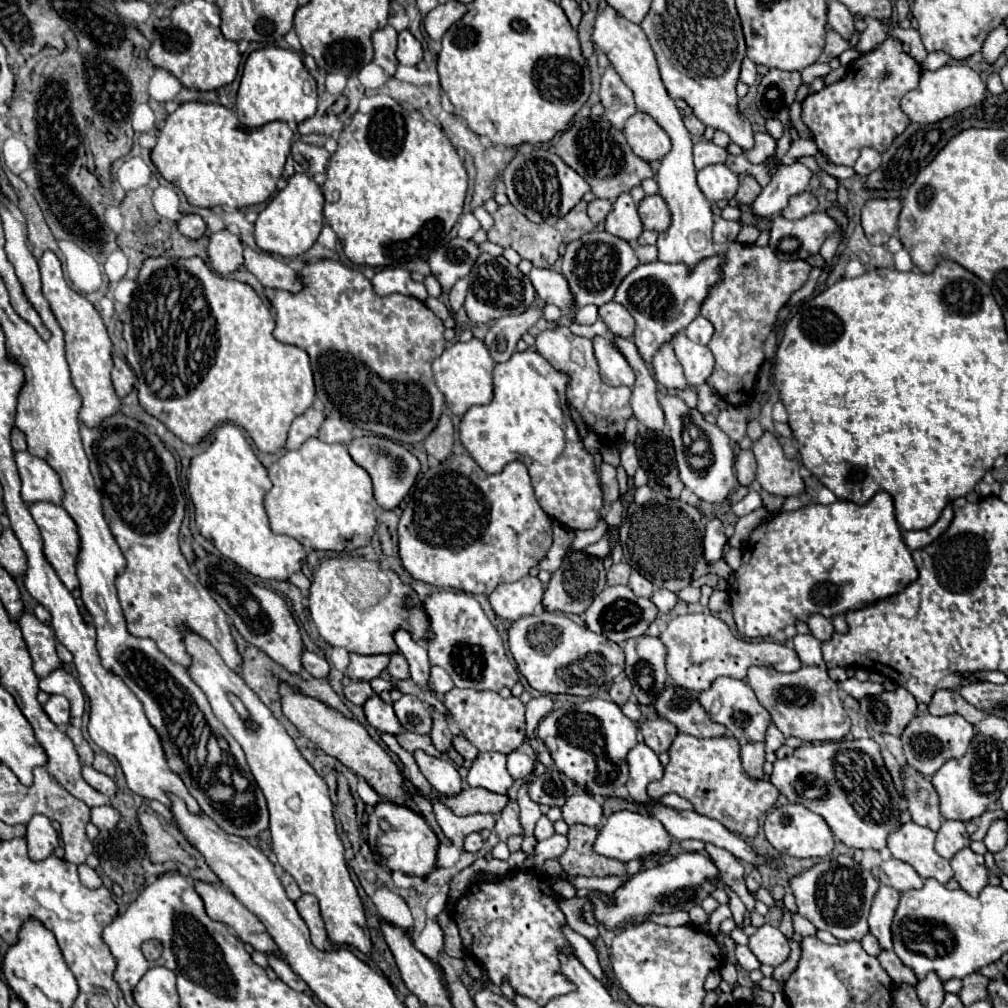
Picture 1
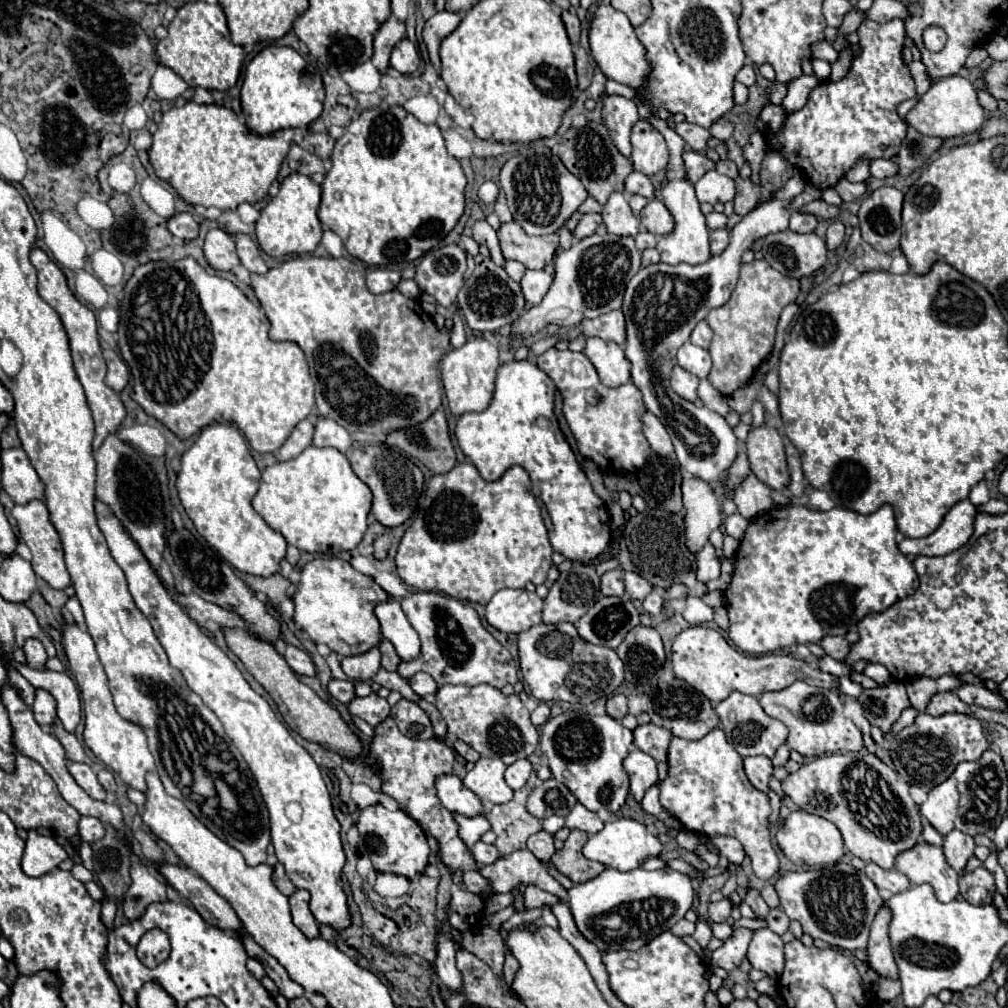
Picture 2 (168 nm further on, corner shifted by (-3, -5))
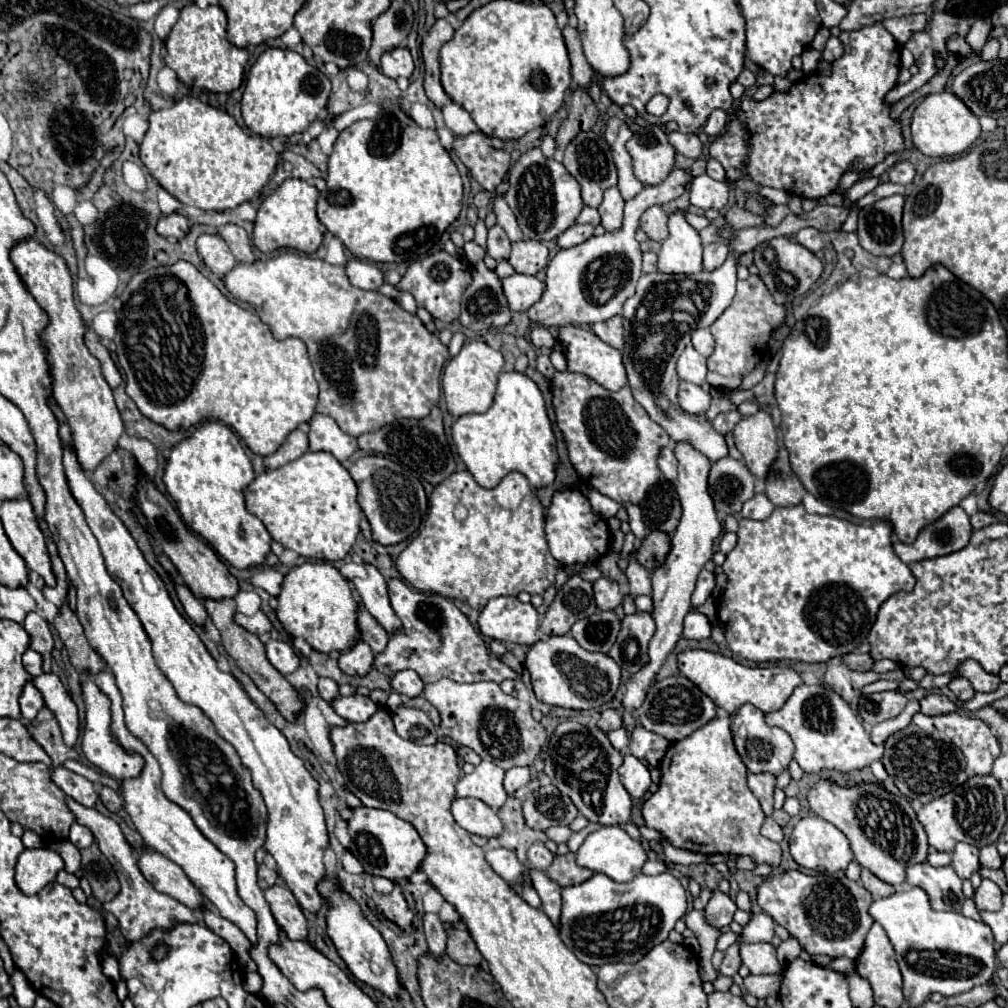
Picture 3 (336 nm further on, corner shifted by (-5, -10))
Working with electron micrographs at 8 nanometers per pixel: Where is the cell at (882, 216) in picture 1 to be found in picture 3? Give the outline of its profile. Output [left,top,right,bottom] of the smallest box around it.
[859,196,903,256]

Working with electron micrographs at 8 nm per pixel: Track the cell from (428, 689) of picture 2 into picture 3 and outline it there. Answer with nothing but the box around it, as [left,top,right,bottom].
[391,670,423,698]

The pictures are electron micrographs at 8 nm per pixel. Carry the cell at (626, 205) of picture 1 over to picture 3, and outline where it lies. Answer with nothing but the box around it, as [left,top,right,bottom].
[597,186,625,232]

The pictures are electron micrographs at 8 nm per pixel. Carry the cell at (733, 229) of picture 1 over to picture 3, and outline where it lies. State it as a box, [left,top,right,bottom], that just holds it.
[703,242,729,272]

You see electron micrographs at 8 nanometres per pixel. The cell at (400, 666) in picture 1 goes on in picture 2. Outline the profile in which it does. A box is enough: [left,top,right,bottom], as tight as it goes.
[379,639,401,671]

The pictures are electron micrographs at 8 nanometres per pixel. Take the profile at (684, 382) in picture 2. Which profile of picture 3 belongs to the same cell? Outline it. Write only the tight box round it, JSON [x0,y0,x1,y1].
[677,382,711,416]

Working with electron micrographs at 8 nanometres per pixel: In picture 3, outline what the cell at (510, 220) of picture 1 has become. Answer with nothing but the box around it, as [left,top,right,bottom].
[509,240,549,276]

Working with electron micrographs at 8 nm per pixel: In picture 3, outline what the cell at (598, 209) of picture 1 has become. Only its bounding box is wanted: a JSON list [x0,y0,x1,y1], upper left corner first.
[557,224,593,248]

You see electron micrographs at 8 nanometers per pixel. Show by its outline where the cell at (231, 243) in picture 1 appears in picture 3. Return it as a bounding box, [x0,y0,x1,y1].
[197,234,235,276]

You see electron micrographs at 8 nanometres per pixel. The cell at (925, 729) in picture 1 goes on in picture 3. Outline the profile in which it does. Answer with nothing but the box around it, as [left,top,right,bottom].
[881,712,999,804]

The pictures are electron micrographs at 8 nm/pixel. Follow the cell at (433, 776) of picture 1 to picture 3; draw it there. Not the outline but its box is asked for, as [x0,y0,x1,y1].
[451,798,503,840]

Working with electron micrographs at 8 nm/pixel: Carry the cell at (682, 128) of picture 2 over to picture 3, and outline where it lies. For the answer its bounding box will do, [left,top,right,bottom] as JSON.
[669,132,703,158]

